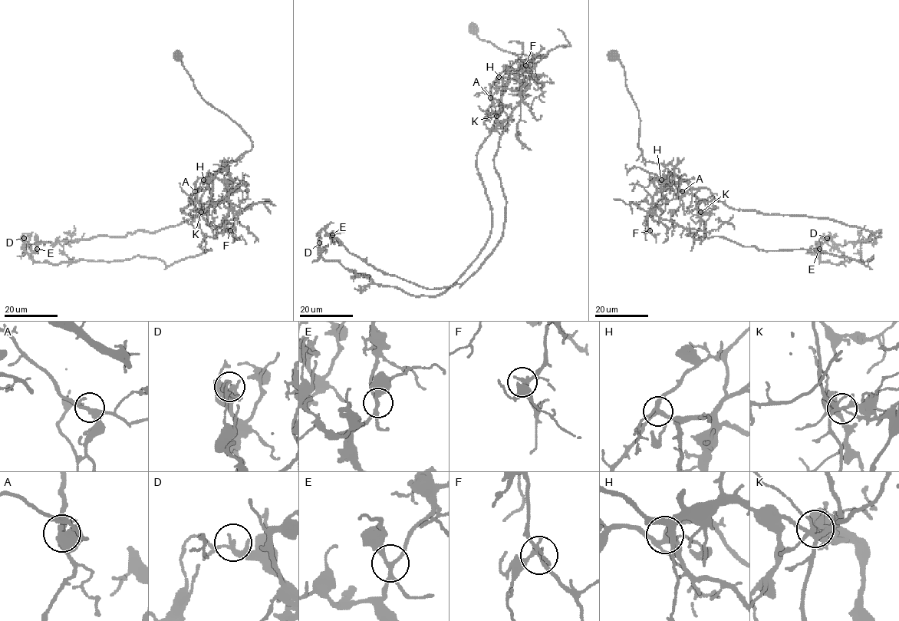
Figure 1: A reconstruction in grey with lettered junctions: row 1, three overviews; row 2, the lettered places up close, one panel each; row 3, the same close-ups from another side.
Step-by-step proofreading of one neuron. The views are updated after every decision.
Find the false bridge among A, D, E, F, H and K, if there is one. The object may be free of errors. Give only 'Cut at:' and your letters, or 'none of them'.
Cut at: K

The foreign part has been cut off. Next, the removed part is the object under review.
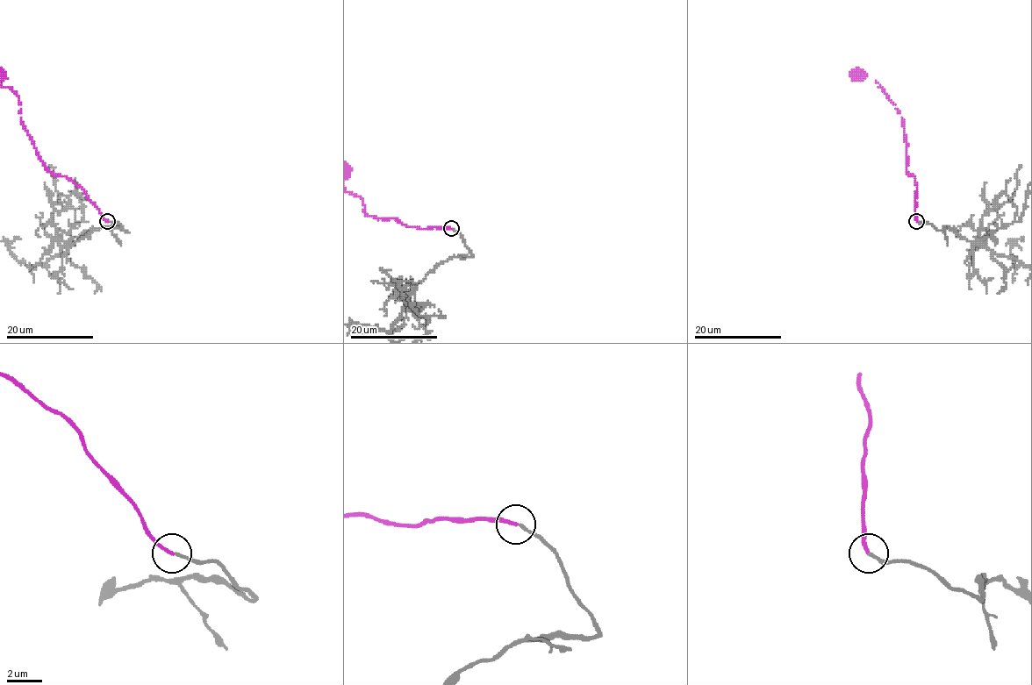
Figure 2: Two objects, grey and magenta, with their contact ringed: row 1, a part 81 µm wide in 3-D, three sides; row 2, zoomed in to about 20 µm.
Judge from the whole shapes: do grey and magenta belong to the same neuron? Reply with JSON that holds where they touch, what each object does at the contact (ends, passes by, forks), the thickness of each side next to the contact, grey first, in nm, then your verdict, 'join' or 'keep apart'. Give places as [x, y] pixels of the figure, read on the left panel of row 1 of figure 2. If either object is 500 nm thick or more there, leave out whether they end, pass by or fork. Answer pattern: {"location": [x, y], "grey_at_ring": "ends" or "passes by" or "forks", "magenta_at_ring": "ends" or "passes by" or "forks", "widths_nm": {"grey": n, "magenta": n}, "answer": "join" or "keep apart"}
{"location": [107, 221], "grey_at_ring": "ends", "magenta_at_ring": "ends", "widths_nm": {"grey": 160, "magenta": 190}, "answer": "join"}

